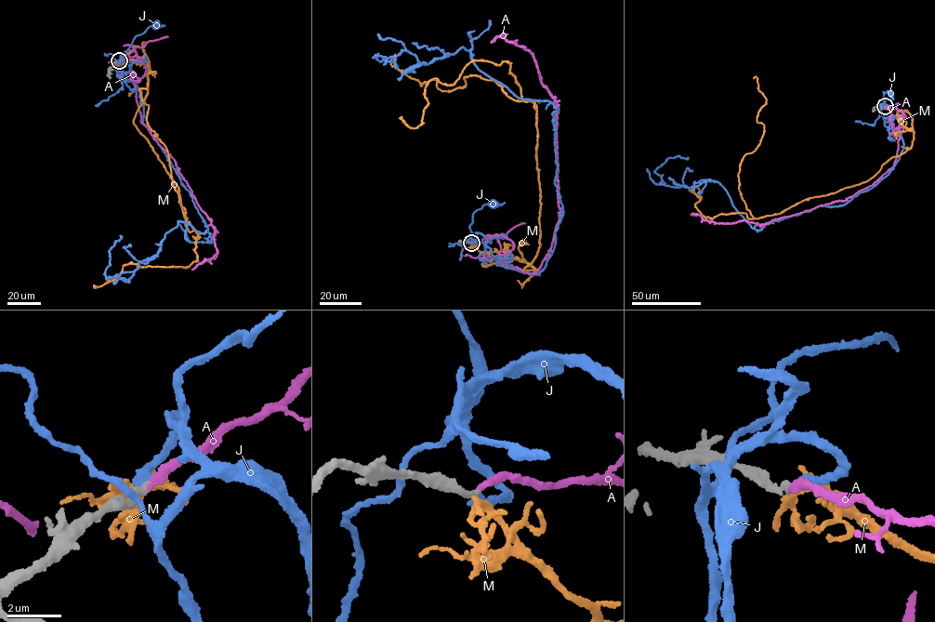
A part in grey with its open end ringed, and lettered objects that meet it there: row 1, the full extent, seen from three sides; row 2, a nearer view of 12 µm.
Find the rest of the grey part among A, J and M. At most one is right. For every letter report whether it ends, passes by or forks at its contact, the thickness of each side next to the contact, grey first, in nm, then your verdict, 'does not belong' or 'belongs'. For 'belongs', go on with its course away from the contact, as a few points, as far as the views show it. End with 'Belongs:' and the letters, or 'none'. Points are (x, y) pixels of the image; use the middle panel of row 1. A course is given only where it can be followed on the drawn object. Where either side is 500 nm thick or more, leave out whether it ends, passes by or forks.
A: it ends | 240/240 nm | belongs | via (471, 243), (507, 238), (503, 261), (536, 274), (560, 211), (556, 99), (533, 54), (504, 36), (490, 42)
J: it ends | 240/320 nm | does not belong
M: it forks | 280/240 nm | does not belong
Belongs: A

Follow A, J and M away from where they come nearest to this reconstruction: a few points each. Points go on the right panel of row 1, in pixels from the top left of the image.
A: (885, 106), (893, 108), (896, 158), (878, 180), (852, 196), (758, 225), (691, 214)
J: (885, 106), (885, 101), (881, 99), (883, 92), (890, 94)
M: (884, 107), (911, 115), (911, 148), (866, 181), (757, 218), (738, 177), (764, 129), (753, 78)

